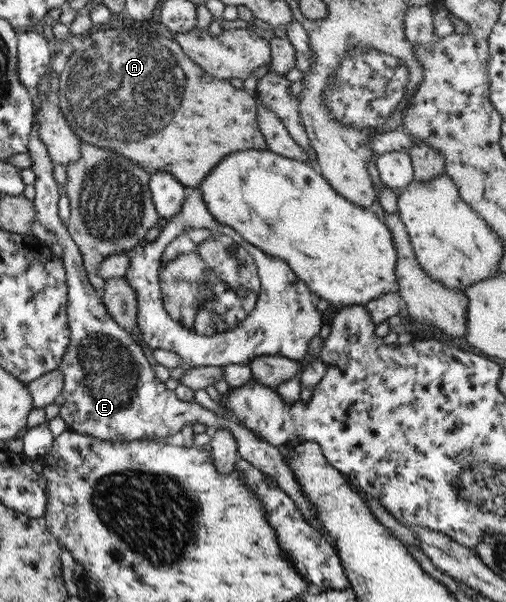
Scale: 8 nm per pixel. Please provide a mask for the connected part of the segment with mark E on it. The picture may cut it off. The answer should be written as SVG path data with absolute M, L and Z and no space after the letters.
M33 115L26 153L31 158L29 169L34 173L33 205L36 221L56 237L63 249L61 258L67 284L66 318L70 334L68 346L58 368L63 376L60 394L64 398L64 403L58 405L58 416L65 422L66 428L74 433L98 438L110 444L151 440L152 437L160 440L180 432L183 426L192 425L194 422L200 422L214 431L226 429L228 433L232 433L236 441L238 458L274 480L276 486L296 504L296 508L303 514L303 519L311 527L318 529L327 541L323 526L320 526L315 519L312 505L302 495L279 446L267 444L238 423L217 416L194 400L190 402L179 400L174 395L174 391L167 390L164 383L156 378L142 349L133 341L132 336L118 326L107 313L101 298L86 277L80 251L56 214L58 182L53 177L51 160L38 136L38 127L34 120L37 120L36 115Z

